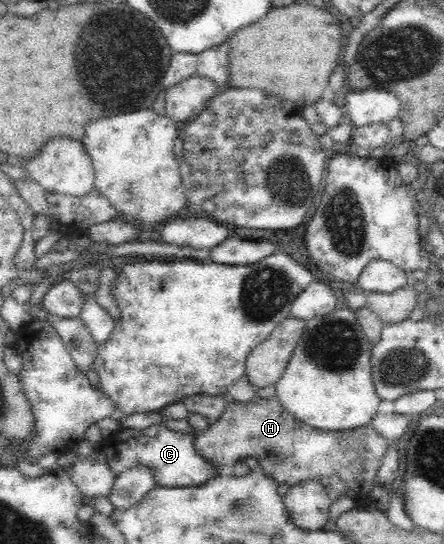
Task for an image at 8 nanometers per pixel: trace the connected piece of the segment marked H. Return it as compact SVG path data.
M255 396L248 402L230 400L219 419L194 436L193 446L195 446L195 452L199 453L206 461L209 461L216 469L222 470L222 472L228 471L230 467L241 461L242 458L251 457L255 458L263 472L273 478L278 484L288 483L293 485L299 484L301 481L317 480L319 484L324 485L332 503L340 496L353 492L357 508L374 508L369 493L376 485L379 485L377 472L388 448L387 441L387 438L383 437L369 424L339 431L325 431L312 428L289 413L281 405L277 396L263 399Z

